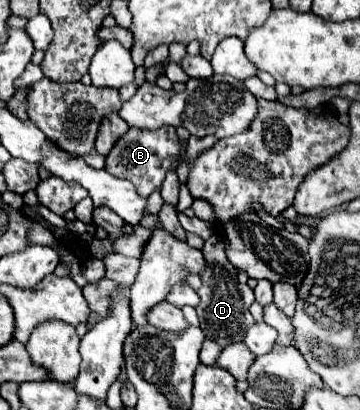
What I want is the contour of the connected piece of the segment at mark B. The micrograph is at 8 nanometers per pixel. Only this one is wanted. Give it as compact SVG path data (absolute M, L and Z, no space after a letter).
M159 127L153 131L129 129L111 149L105 171L115 177L133 181L133 185L137 187L137 193L141 193L141 197L149 197L153 191L161 189L161 183L165 181L167 171L173 171L183 163L185 151L187 151L187 143L177 137L175 127Z

